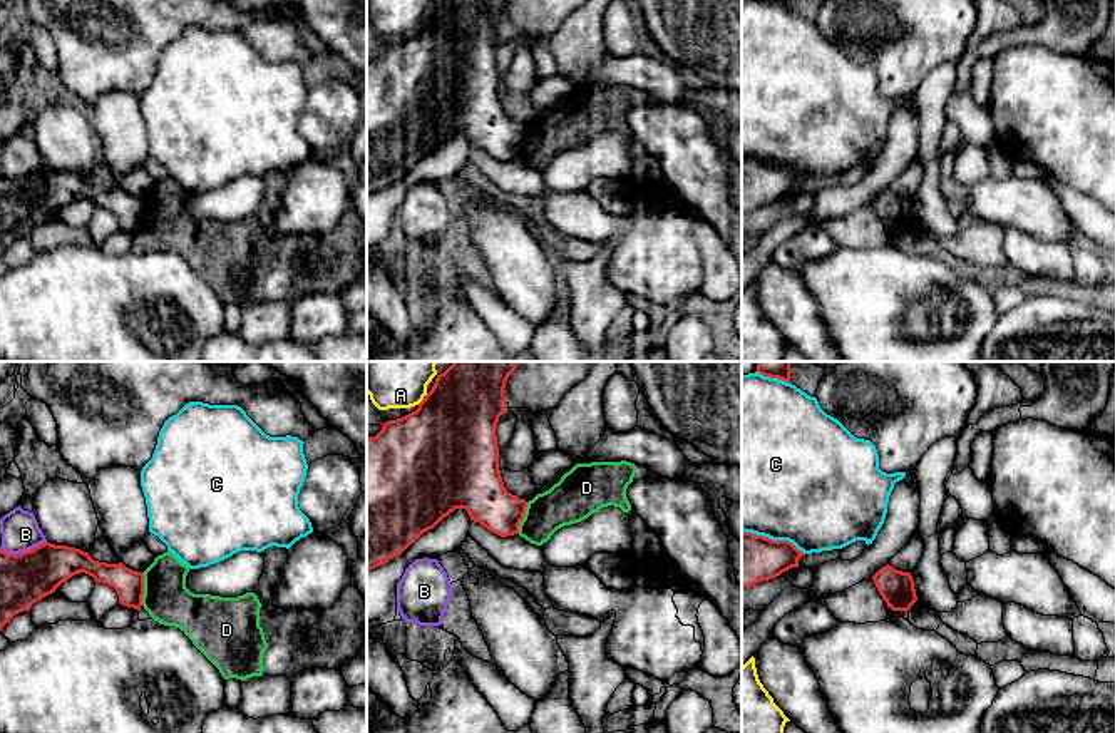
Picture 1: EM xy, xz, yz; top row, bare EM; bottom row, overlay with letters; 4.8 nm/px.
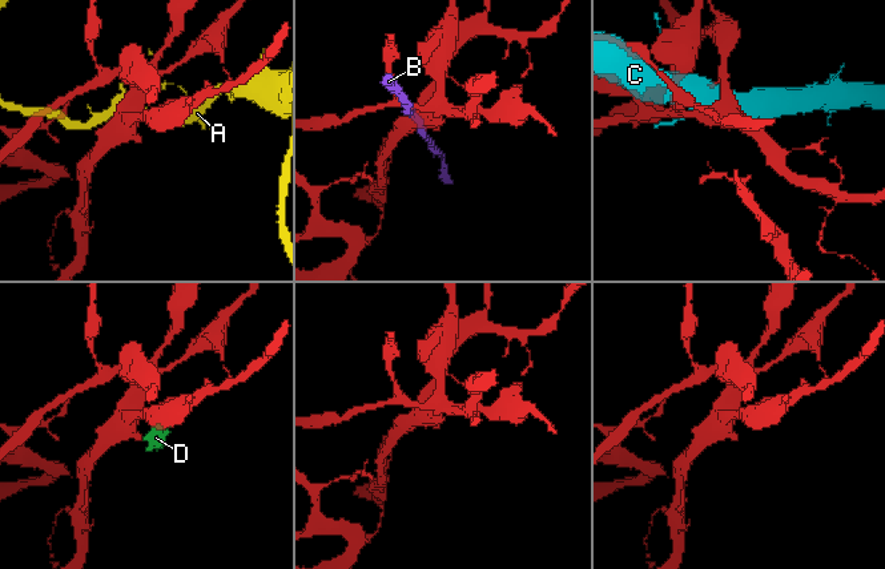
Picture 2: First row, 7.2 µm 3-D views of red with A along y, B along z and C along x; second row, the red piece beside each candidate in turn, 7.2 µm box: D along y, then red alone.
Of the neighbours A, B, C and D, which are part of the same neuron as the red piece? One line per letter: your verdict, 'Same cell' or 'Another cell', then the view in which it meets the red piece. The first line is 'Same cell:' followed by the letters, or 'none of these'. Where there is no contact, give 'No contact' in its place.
Same cell: none of these
A: Another cell. Touches red in xz
B: Another cell. Touches red in xy
C: Another cell. Touches red in yz
D: Another cell. Touches red in xy

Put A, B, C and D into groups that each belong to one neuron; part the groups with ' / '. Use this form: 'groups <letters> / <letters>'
groups A / B / C / D

